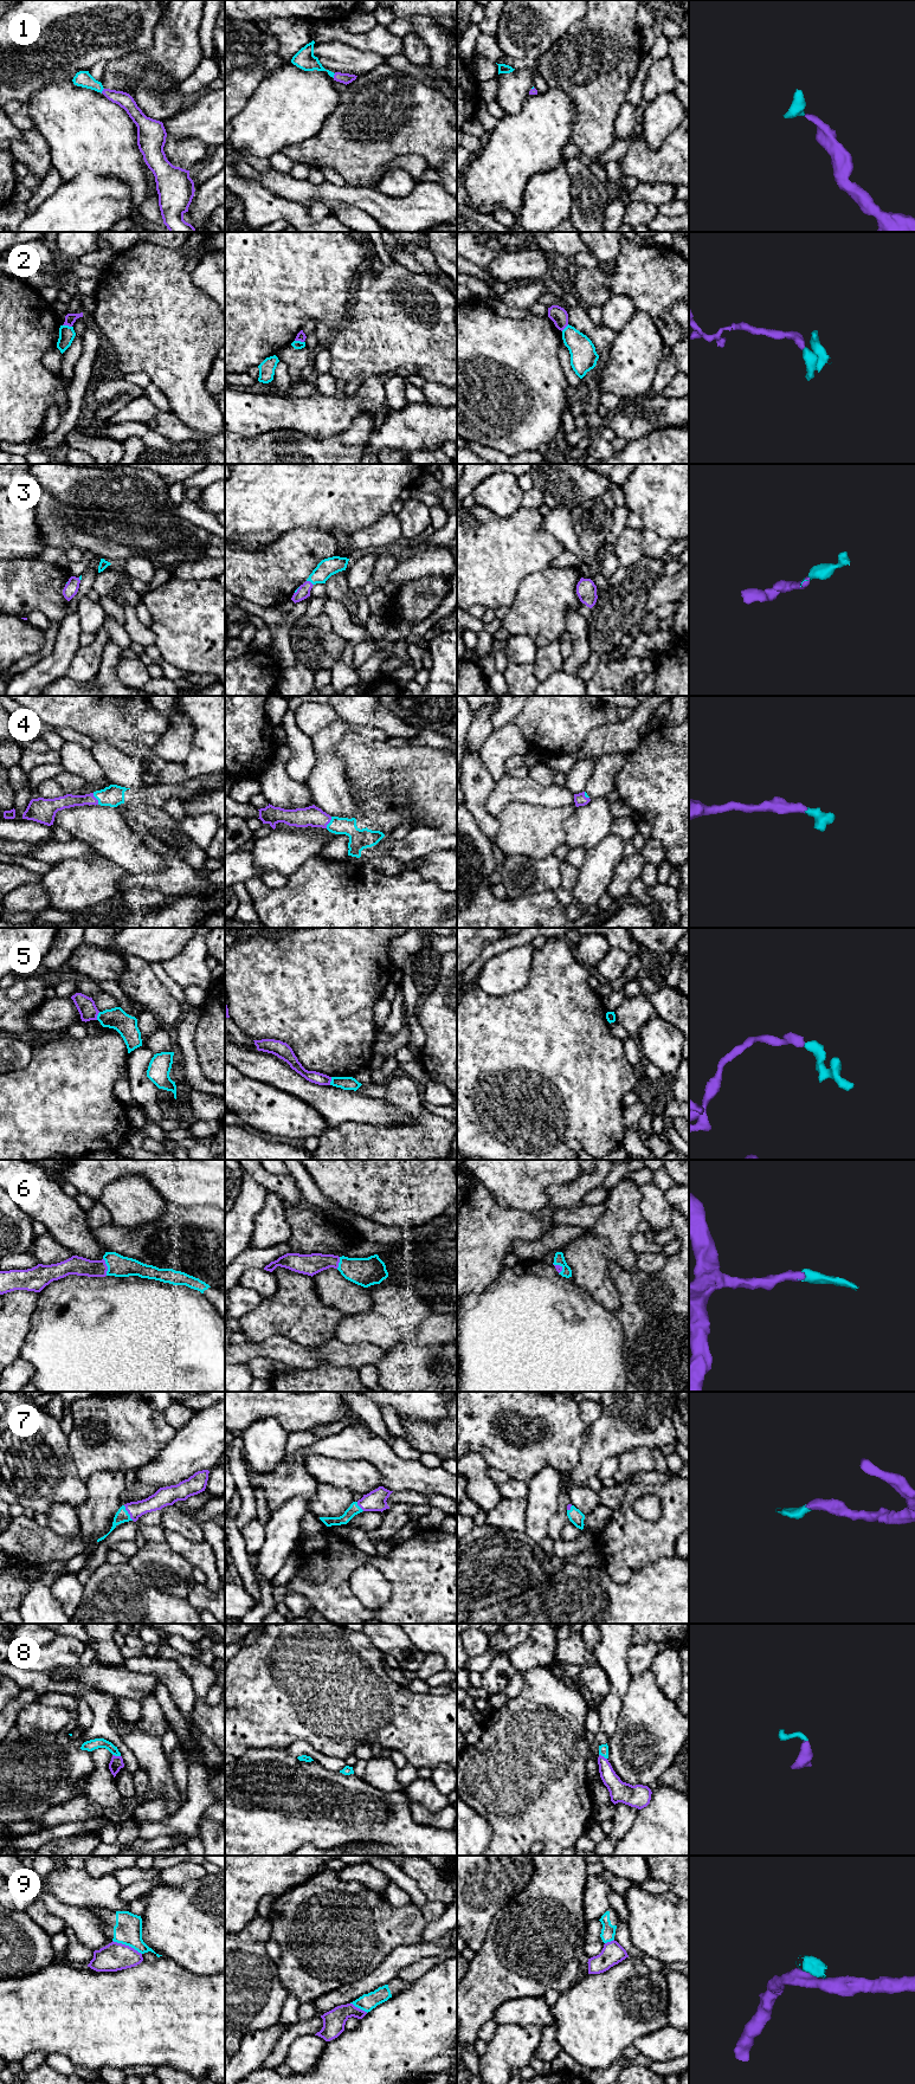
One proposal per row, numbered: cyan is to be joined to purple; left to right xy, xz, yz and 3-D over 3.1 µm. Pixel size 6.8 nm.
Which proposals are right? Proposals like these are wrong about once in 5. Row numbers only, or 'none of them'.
1, 3, 4, 6, 7, 8

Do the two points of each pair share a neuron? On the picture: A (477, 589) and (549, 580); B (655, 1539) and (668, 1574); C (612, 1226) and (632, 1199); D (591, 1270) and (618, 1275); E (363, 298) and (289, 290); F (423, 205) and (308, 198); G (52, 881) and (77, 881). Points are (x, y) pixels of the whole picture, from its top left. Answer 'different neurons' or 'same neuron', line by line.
A: different neurons
B: different neurons
C: same neuron
D: different neurons
E: different neurons
F: same neuron
G: same neuron

